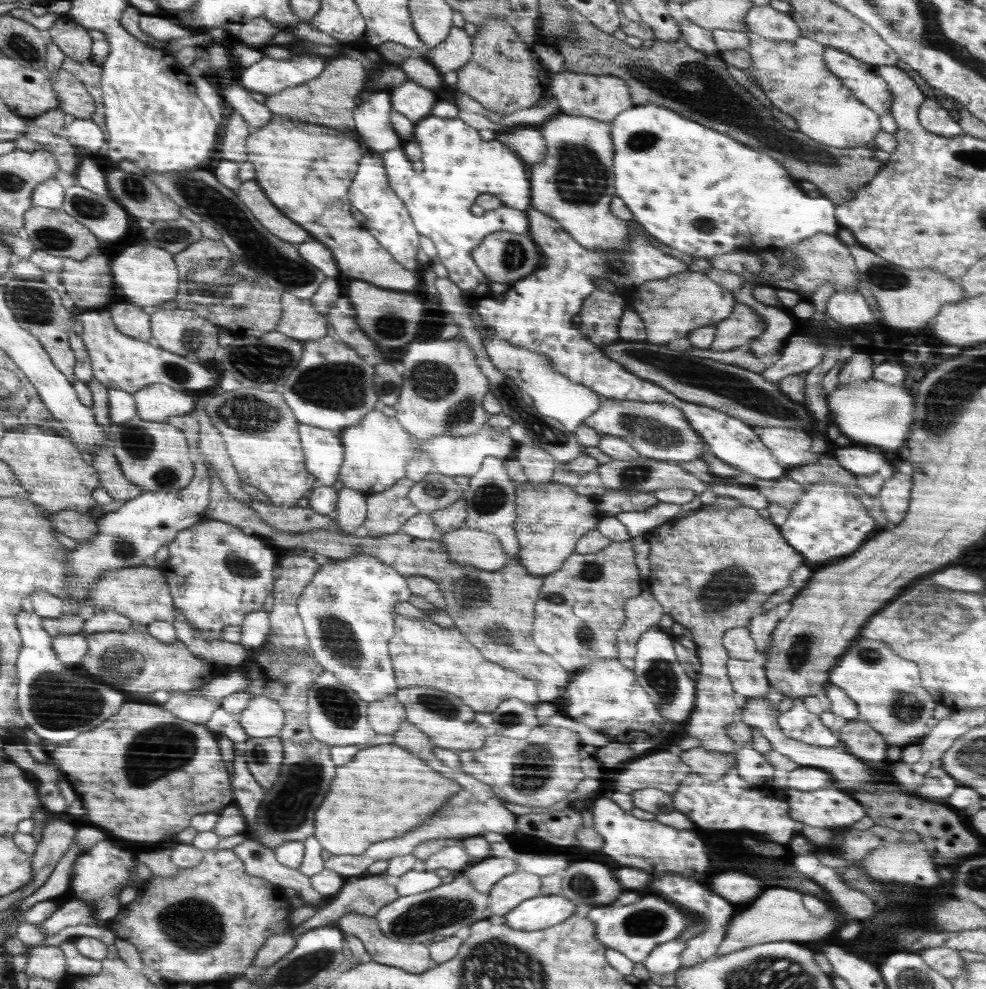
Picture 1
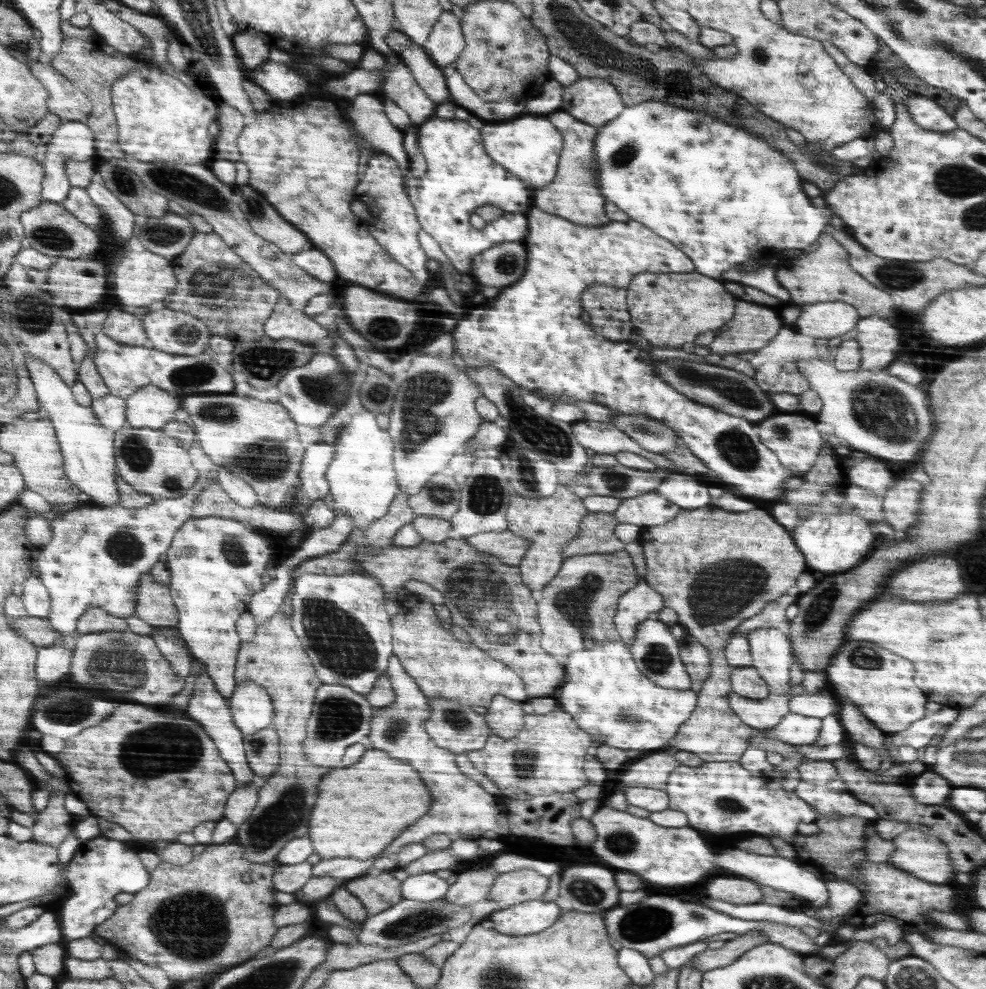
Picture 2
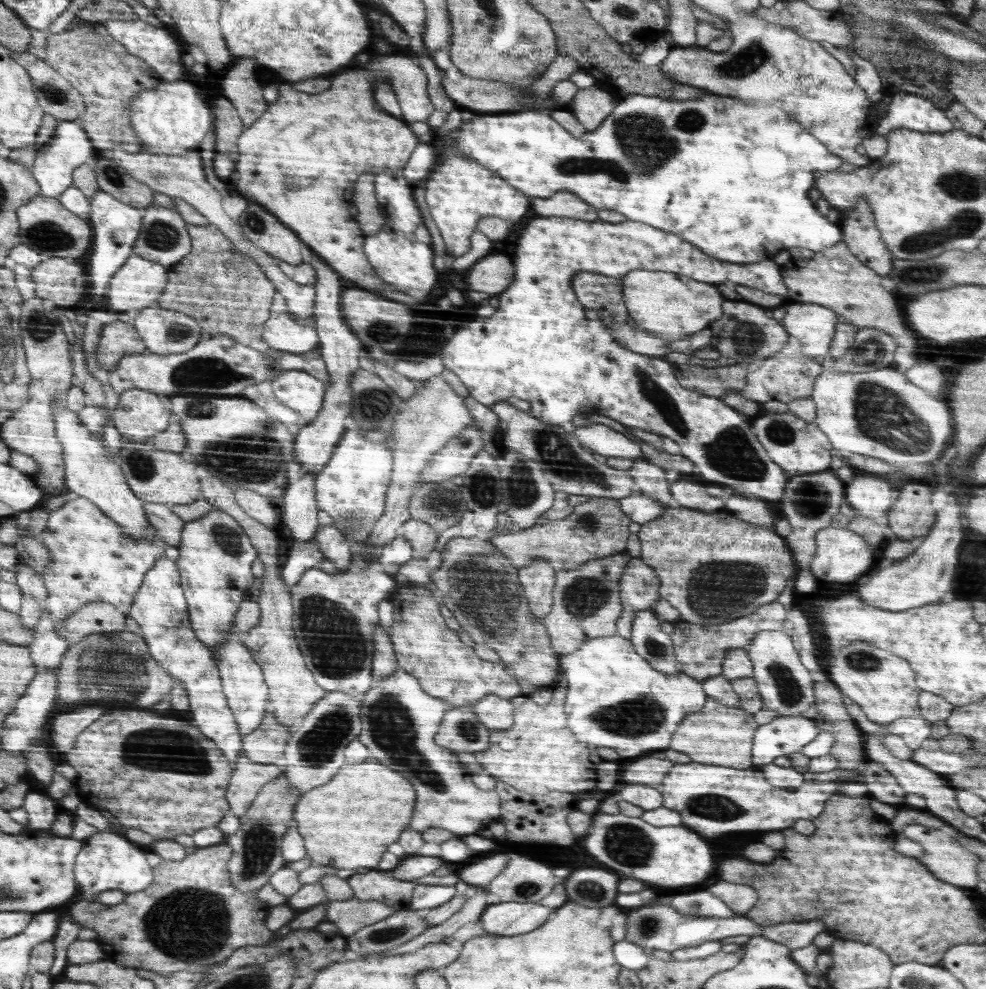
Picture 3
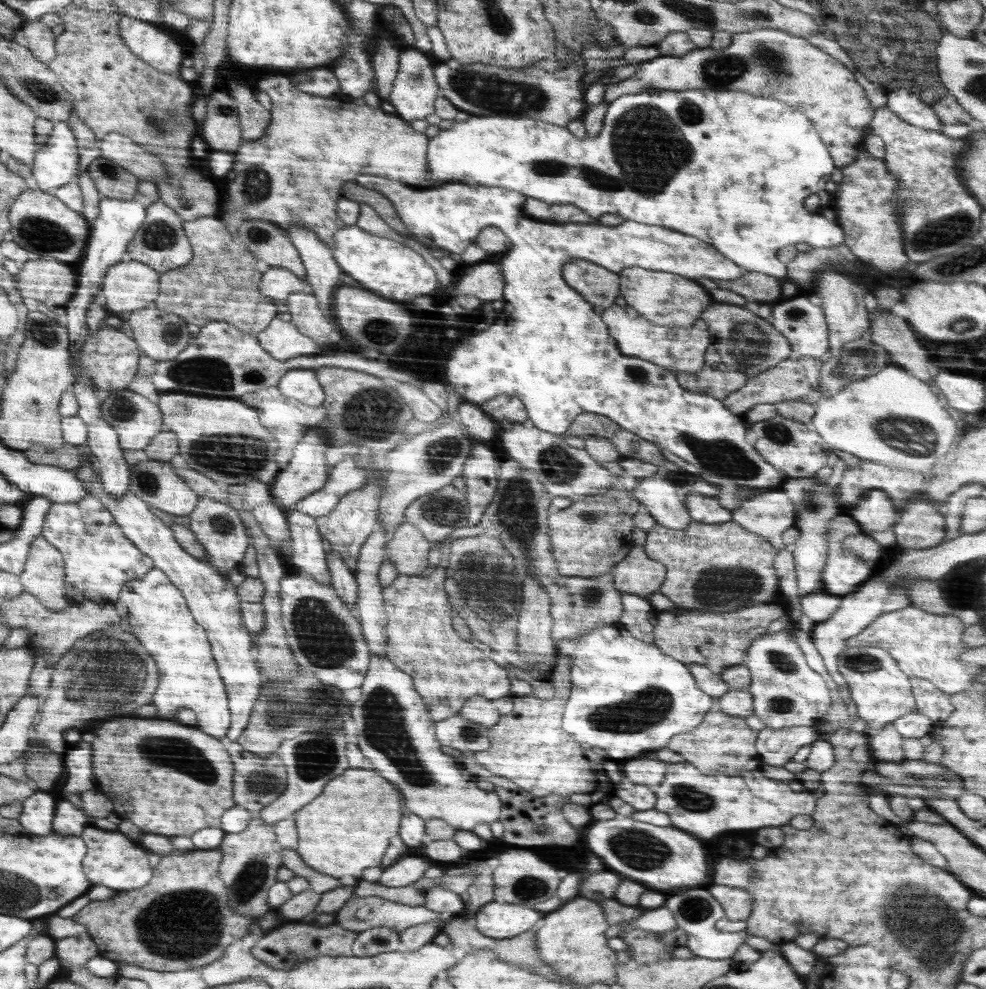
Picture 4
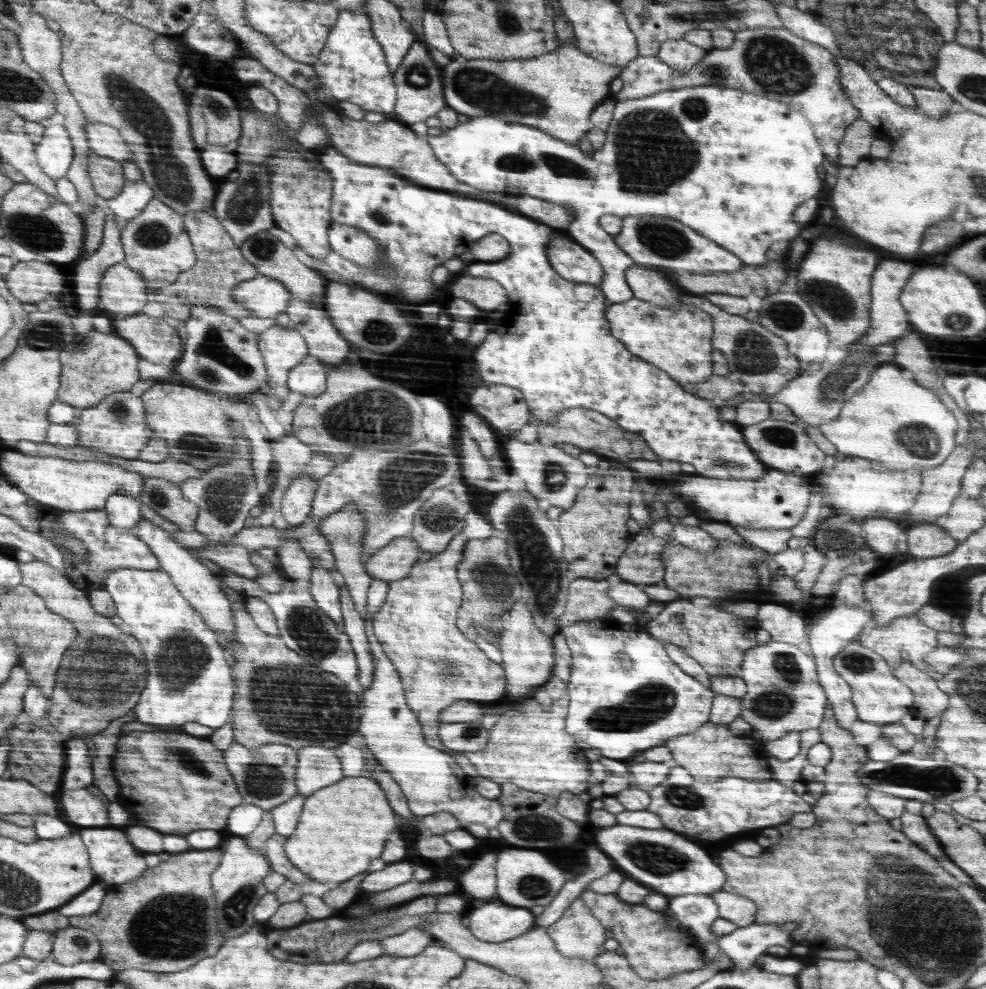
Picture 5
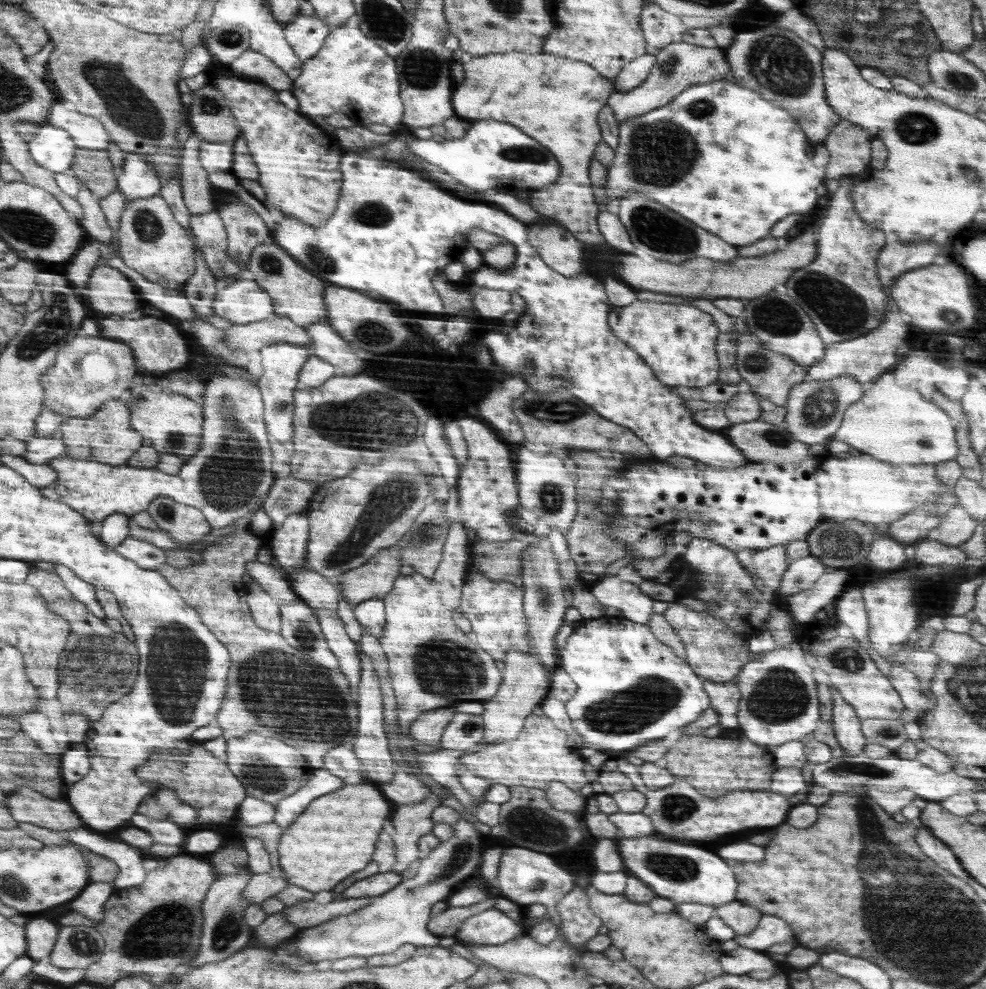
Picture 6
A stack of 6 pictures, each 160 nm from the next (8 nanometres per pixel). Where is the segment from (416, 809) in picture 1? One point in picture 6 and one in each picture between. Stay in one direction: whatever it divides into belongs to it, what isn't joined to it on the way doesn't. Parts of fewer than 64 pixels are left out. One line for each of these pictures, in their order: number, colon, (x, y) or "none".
2: (364, 807)
3: (346, 824)
4: (347, 828)
5: (343, 826)
6: (337, 835)

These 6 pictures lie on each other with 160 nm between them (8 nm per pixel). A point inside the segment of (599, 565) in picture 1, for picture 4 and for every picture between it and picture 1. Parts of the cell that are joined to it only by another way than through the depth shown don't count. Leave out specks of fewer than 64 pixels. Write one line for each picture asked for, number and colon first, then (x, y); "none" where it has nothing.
2: (578, 607)
3: (587, 603)
4: (580, 604)

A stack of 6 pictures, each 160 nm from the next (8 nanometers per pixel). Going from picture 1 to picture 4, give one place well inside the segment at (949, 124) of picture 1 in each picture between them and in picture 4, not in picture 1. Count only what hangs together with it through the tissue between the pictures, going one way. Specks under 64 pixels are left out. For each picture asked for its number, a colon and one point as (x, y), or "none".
2: (926, 113)
3: (914, 112)
4: (908, 106)

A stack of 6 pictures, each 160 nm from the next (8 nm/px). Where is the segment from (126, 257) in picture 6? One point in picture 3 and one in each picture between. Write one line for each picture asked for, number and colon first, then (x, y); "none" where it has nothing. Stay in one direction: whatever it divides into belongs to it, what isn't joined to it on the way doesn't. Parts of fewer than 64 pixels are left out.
3: (163, 237)
4: (161, 242)
5: (156, 244)

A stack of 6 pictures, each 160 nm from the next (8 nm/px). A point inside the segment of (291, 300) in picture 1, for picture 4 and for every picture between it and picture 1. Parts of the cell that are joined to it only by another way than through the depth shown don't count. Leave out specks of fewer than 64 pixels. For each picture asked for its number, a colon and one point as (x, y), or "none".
2: (286, 322)
3: (282, 333)
4: (283, 340)

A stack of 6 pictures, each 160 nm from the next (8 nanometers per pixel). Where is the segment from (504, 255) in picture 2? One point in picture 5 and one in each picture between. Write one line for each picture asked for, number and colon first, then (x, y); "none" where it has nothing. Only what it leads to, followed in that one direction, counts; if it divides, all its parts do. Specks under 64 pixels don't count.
3: (494, 273)
4: (486, 282)
5: (487, 293)

